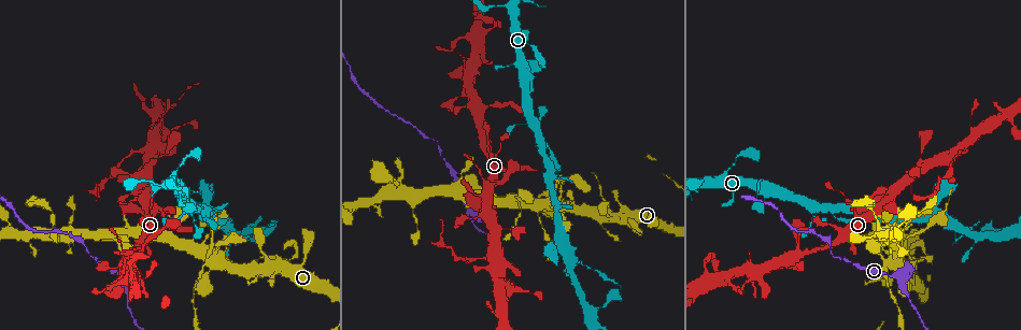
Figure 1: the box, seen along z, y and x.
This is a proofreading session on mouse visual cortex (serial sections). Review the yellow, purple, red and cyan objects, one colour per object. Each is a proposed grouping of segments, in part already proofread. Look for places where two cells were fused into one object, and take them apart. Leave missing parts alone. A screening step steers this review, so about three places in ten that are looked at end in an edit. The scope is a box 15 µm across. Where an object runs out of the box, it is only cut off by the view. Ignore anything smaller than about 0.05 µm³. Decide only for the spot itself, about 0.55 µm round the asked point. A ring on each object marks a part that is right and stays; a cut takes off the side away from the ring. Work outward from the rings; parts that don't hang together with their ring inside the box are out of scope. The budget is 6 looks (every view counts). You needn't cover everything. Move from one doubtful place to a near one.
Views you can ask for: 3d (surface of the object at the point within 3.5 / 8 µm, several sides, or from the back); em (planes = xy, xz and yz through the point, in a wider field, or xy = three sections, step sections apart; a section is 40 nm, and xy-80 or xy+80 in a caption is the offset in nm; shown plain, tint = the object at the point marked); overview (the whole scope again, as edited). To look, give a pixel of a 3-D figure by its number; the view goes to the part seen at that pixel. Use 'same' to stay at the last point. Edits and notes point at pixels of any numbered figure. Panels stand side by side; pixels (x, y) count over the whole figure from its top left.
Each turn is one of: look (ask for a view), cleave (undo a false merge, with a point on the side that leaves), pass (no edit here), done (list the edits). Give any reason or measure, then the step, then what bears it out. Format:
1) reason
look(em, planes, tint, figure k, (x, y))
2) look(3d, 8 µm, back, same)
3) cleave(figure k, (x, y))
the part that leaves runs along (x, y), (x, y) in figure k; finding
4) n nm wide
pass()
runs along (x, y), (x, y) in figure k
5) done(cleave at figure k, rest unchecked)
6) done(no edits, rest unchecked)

narrows sharply
look(3d, 3.5 µm, figure 1, (110, 268))

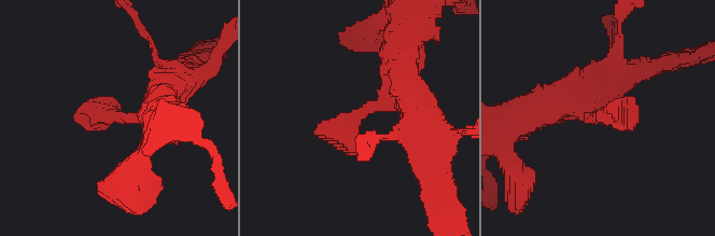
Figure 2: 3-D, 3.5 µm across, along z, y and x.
look(em, xy, step 3, tint, figure 2, (120, 116))

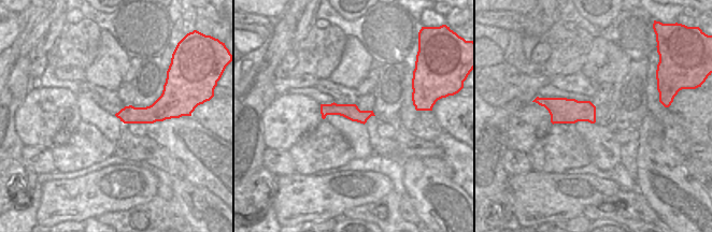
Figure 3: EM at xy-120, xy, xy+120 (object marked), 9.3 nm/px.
pass()
runs along (410, 96), (314, 132) in figure 2; one cell here

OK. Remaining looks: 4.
sudden change in width
look(3d, 3.5 µm, figure 1, (551, 167))

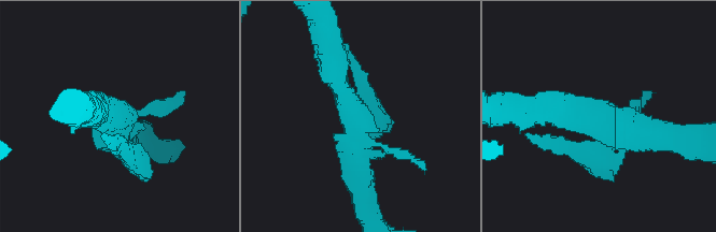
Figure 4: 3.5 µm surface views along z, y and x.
cleave(figure 4, (145, 170))
the part that leaves runs along (602, 147), (583, 150), (524, 134) in figure 4; two cells meet here

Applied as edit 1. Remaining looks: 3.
look(overview)

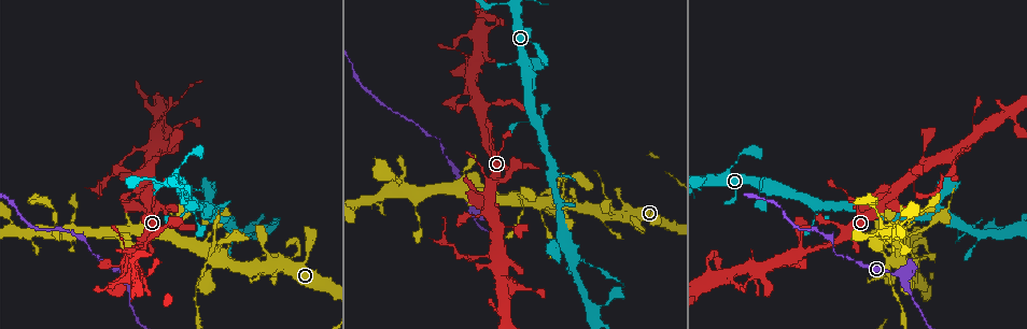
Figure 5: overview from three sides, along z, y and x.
four or more arms meet
look(3d, 3.5 µm, figure 5, (894, 258))

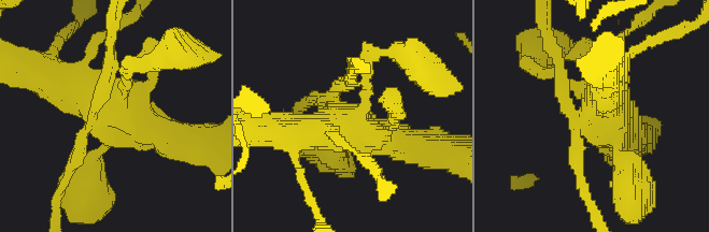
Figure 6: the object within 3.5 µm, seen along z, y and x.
shape alone is not enough
look(em, planes, tint, figure 6, (340, 115))

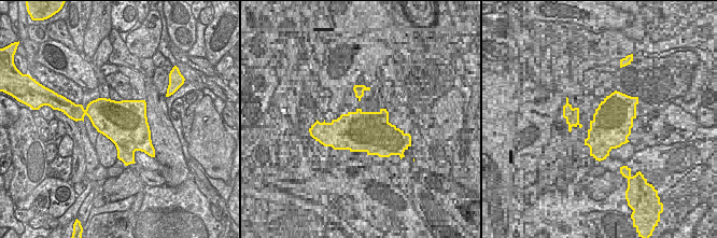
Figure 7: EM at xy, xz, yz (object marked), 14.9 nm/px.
cleave(figure 6, (576, 164))
a second cell is stuck on

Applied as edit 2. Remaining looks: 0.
done(cleave at figure 4, cleave at figure 6, rest unchecked)

